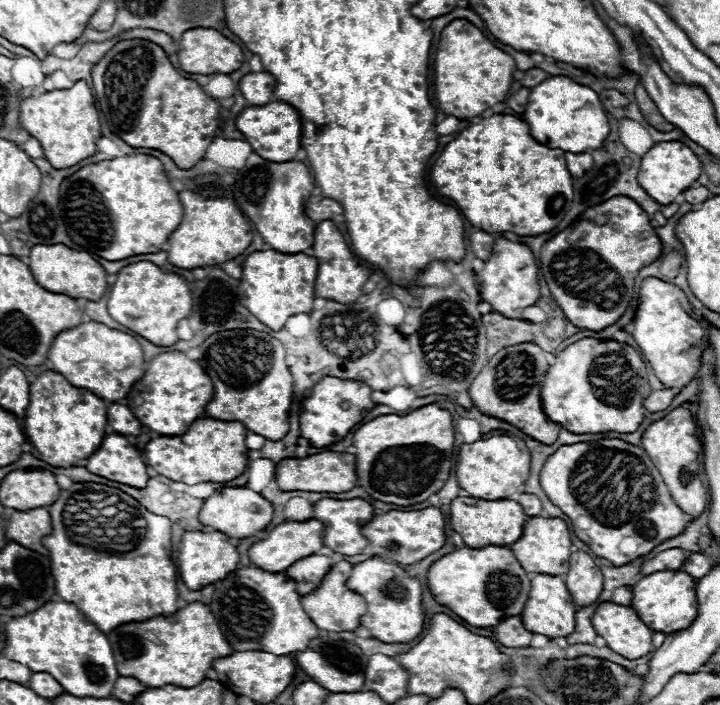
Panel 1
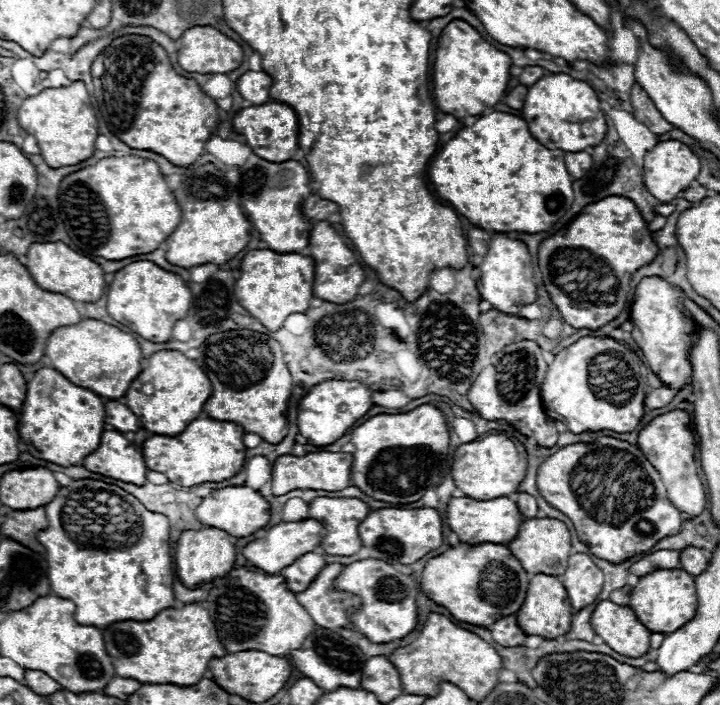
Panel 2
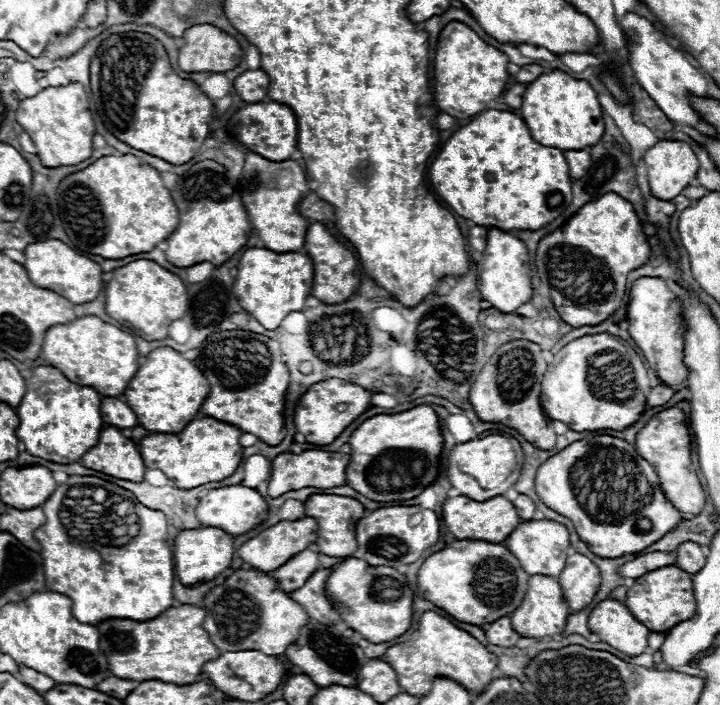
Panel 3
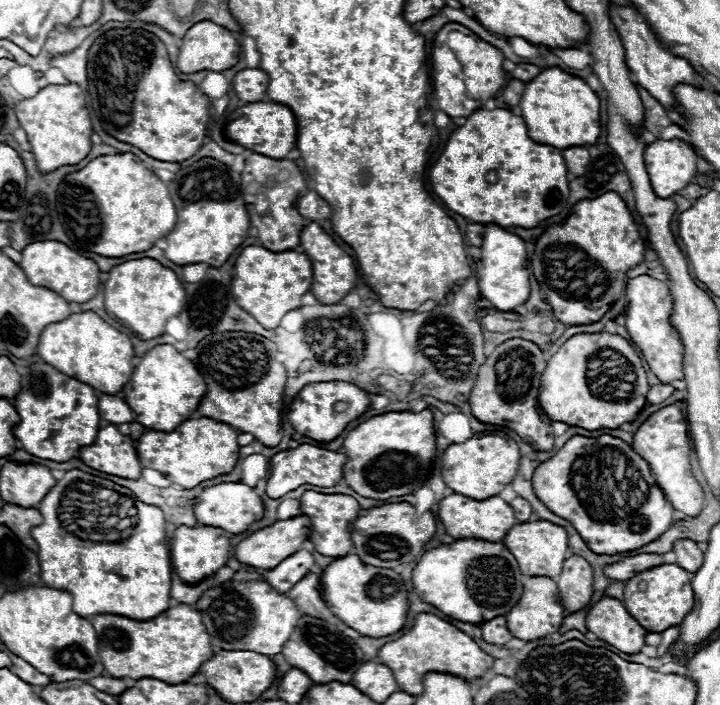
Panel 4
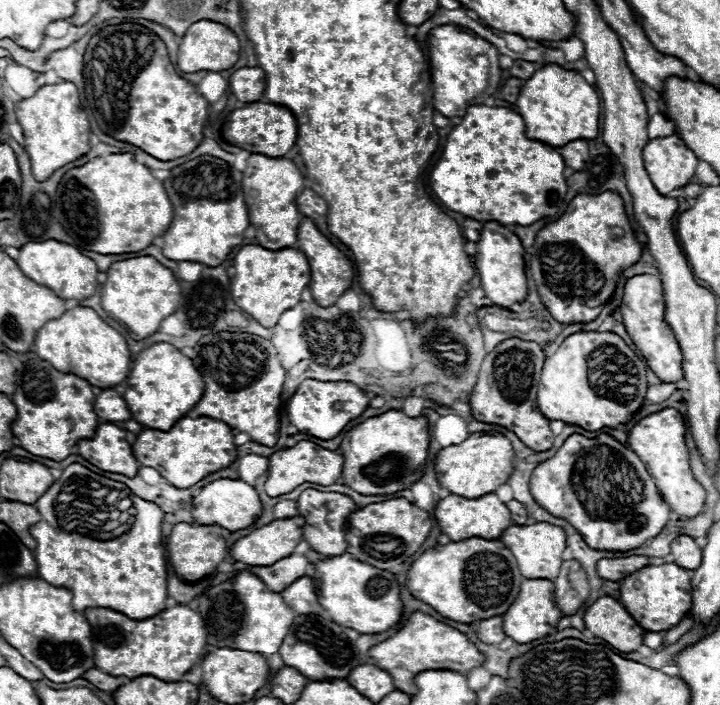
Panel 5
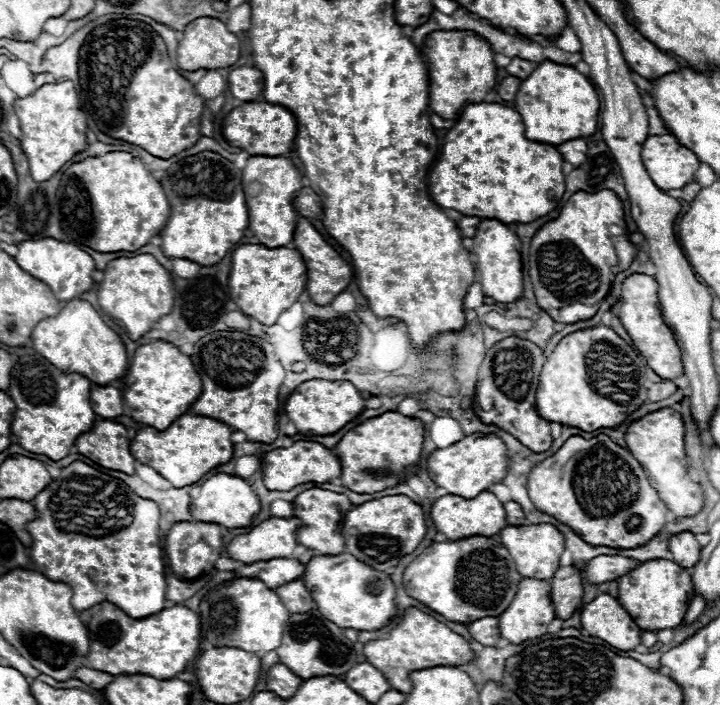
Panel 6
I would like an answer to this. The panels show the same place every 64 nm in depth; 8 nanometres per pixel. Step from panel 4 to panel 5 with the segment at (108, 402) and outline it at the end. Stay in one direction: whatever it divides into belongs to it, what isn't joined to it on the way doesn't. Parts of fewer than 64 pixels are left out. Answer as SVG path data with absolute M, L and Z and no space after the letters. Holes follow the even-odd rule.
M112 388L100 390L96 394L94 410L96 410L98 418L102 418L106 422L120 422L120 420L132 418L130 410L128 410L128 406L124 402L124 398L116 390L112 390Z

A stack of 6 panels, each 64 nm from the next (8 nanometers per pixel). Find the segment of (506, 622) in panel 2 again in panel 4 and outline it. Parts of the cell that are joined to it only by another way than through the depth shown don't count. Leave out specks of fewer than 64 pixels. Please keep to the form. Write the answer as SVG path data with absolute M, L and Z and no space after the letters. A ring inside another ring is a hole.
M498 616L496 620L488 620L480 624L480 632L482 632L482 638L490 644L506 644L512 638L512 634L506 628L504 616Z

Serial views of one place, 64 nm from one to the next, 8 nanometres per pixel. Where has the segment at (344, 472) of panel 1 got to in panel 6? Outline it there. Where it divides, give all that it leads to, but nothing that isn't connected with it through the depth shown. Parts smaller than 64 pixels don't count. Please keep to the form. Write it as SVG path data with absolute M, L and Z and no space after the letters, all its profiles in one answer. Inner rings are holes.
M294 442L290 448L274 448L262 454L262 480L268 490L290 490L304 482L330 482L340 476L340 460L318 442Z

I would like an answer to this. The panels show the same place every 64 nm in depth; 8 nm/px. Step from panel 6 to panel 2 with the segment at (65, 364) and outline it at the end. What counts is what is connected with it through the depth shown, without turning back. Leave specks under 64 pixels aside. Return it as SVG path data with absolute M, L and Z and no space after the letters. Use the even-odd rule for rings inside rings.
M86 318L78 324L56 328L48 336L44 354L50 358L52 368L64 374L72 384L92 390L102 398L120 398L126 394L130 382L142 370L142 352L138 342L116 326L104 324L102 320Z

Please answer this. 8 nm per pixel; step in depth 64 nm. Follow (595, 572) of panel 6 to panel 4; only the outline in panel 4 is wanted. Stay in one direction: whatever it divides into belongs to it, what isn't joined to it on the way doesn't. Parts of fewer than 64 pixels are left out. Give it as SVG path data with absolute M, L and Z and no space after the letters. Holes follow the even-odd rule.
M670 551L666 554L638 554L638 556L630 556L624 558L622 562L616 564L606 564L604 566L604 574L612 580L628 580L632 576L636 576L642 570L654 568L662 564L674 564L674 552Z

